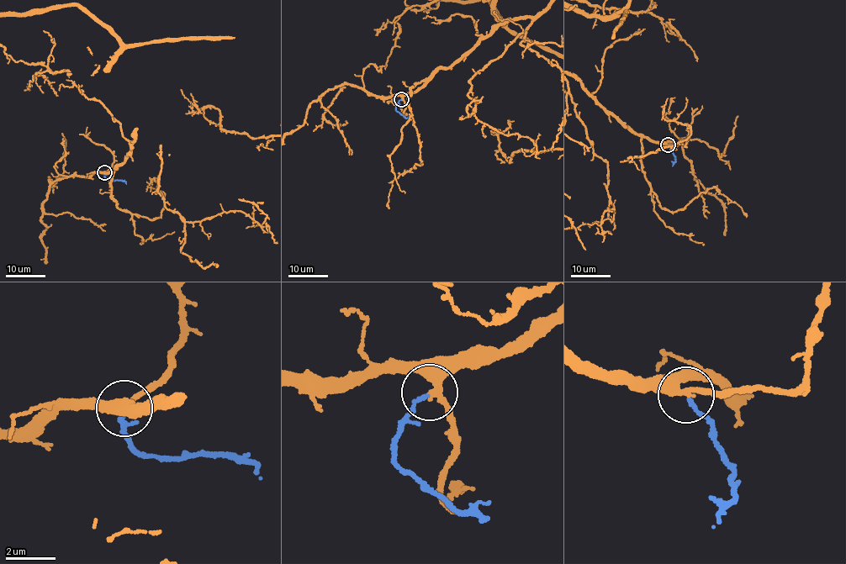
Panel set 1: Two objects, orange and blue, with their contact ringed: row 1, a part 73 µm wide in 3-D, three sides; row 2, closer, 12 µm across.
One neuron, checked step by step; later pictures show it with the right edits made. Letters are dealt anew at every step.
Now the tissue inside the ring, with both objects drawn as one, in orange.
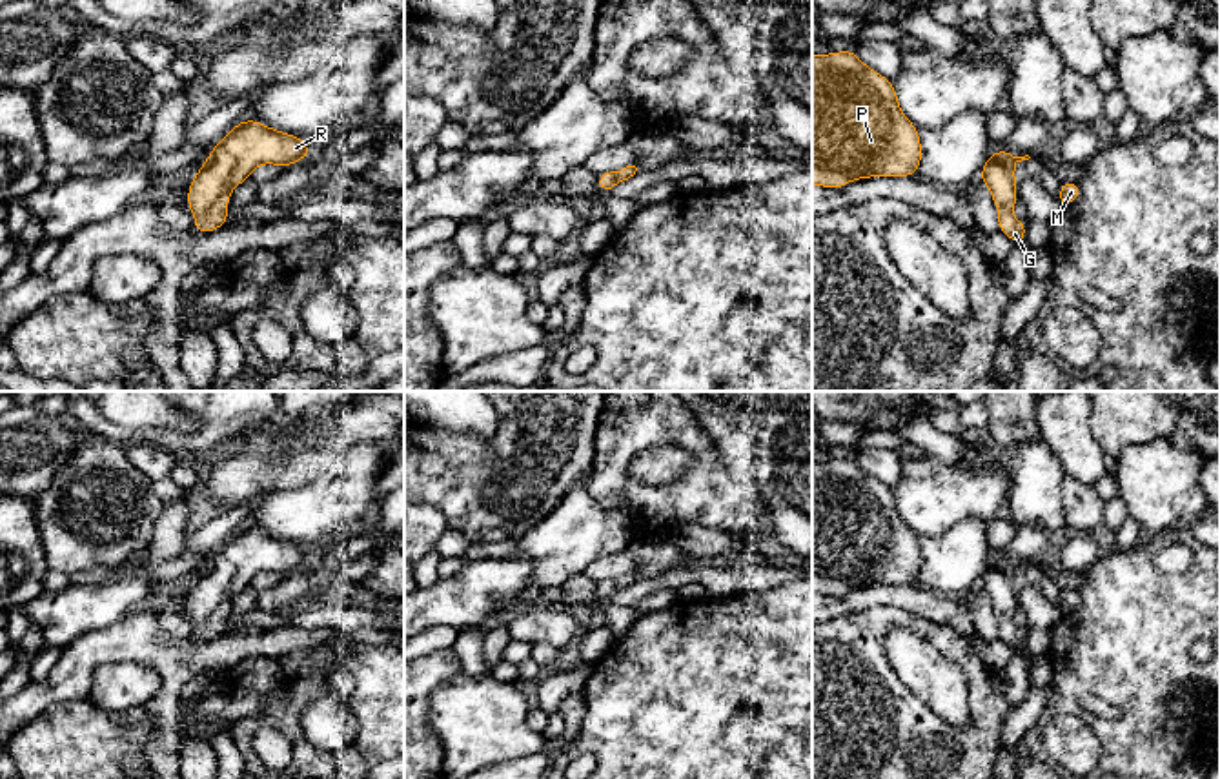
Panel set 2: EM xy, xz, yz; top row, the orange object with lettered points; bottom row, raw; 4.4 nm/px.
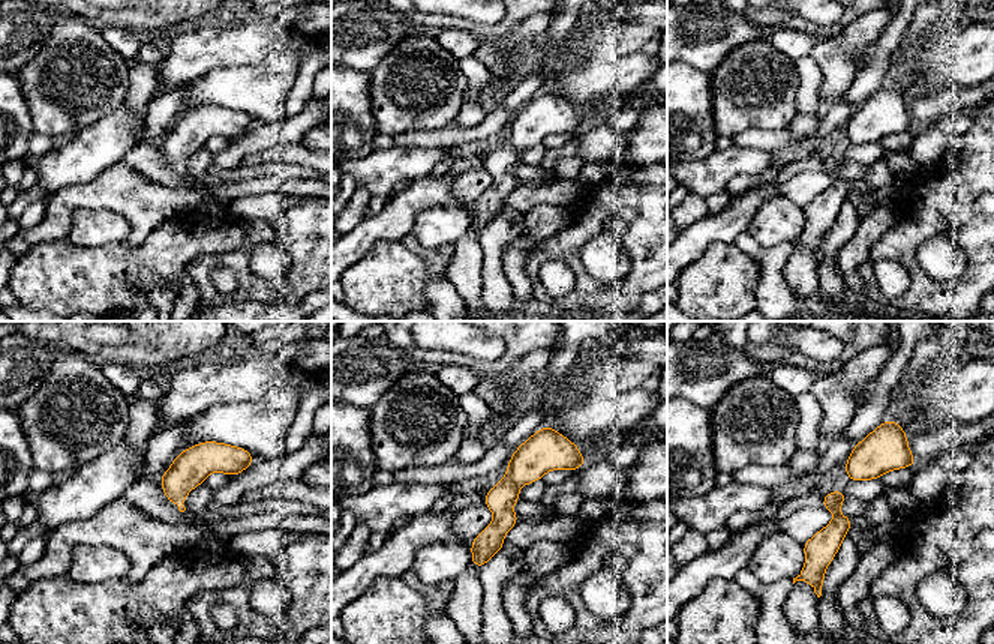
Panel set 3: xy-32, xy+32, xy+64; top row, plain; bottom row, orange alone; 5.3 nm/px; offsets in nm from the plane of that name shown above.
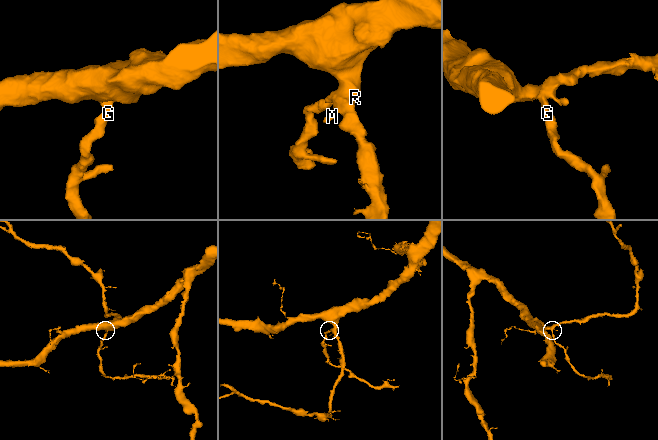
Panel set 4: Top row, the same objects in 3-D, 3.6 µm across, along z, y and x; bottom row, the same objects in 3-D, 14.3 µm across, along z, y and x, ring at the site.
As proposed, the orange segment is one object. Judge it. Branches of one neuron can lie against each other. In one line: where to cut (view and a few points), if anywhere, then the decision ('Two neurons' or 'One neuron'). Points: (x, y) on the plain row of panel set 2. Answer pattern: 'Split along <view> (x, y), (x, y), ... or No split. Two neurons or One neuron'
No split. One neuron

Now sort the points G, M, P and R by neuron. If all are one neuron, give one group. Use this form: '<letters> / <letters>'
G M P R

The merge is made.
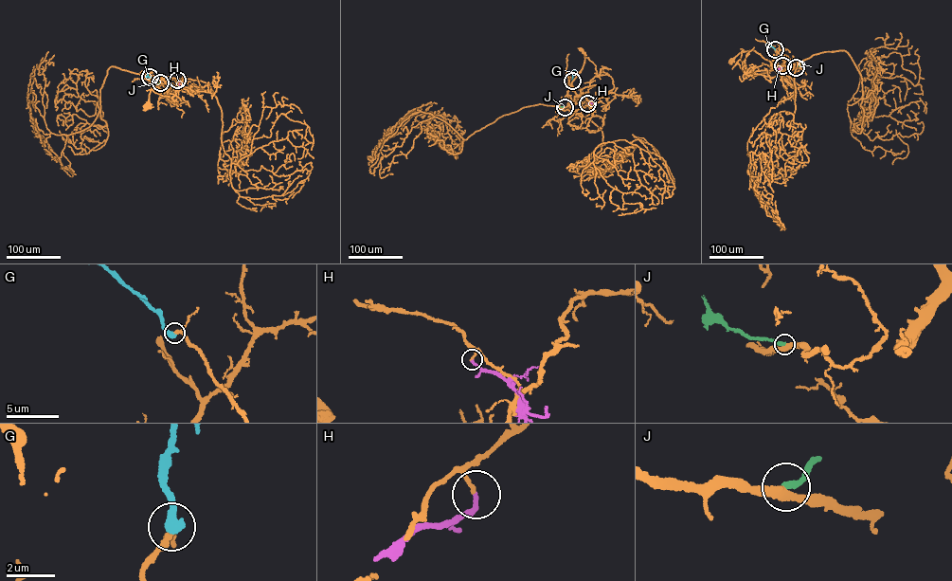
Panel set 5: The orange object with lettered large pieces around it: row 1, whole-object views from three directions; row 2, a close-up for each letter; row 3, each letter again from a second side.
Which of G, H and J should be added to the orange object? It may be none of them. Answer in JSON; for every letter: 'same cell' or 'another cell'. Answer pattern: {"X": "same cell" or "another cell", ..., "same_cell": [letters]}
{"G": "same cell", "H": "another cell", "J": "another cell", "same_cell": ["G"]}

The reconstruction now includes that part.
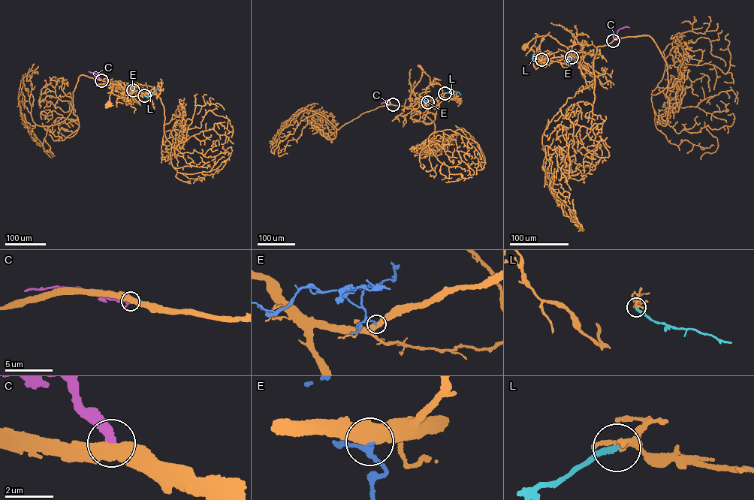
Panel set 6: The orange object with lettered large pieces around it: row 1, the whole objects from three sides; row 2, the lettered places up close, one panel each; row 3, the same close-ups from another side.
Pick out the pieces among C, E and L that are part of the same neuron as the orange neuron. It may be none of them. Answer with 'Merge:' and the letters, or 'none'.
Merge: none

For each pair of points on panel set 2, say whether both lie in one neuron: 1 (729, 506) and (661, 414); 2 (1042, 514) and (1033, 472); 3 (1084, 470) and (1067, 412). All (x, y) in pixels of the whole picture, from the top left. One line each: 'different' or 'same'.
1: same
2: same
3: same

